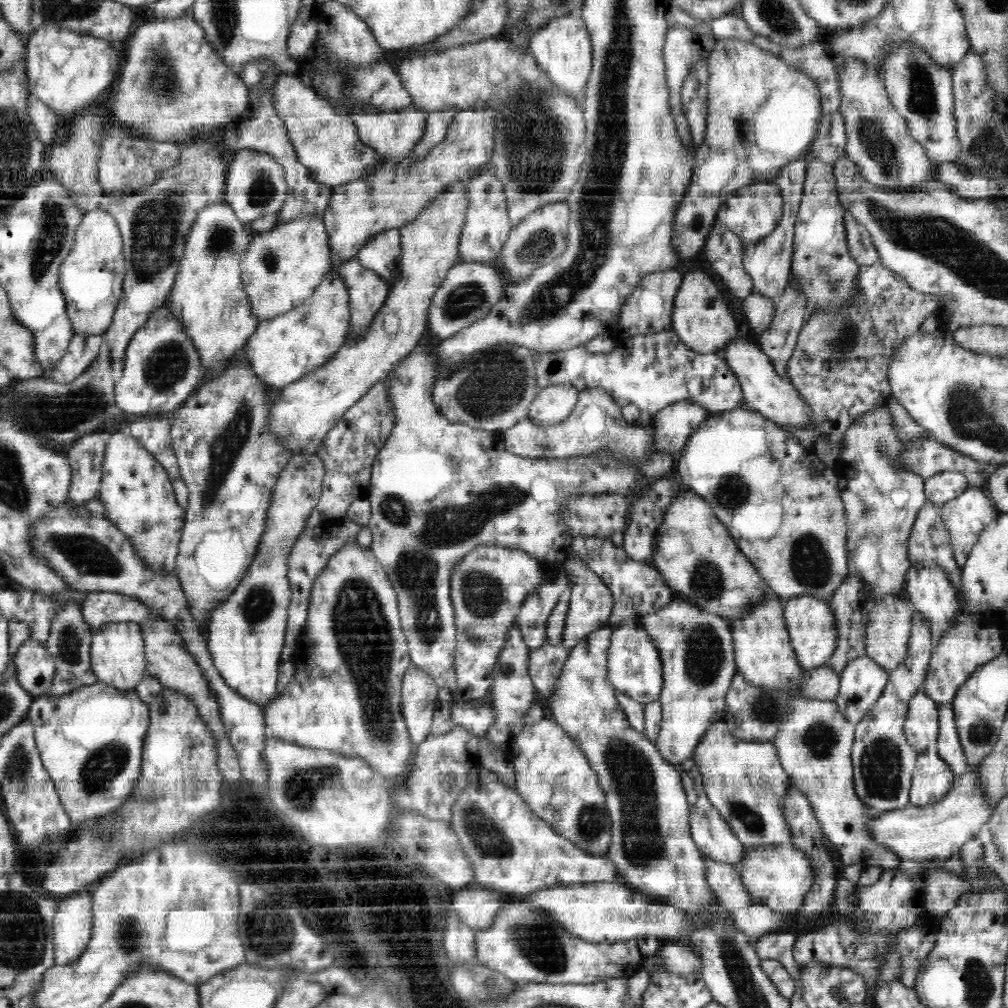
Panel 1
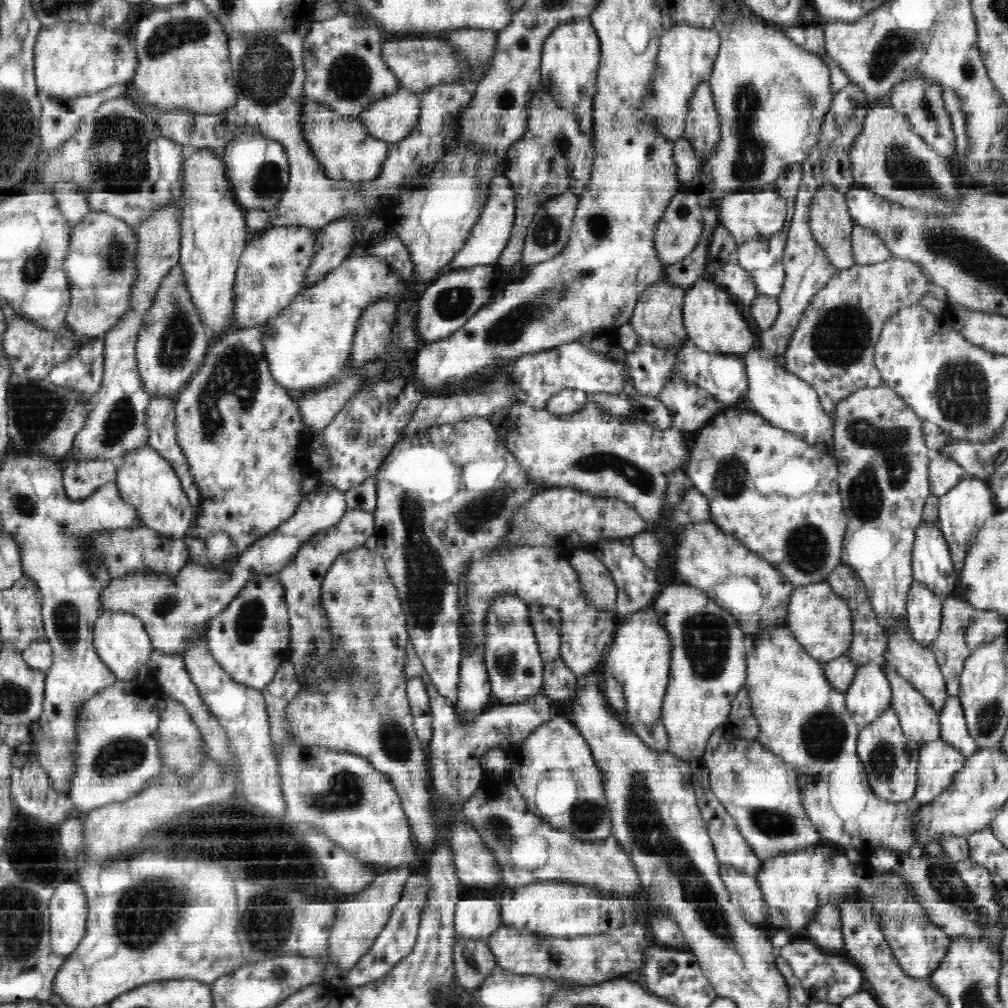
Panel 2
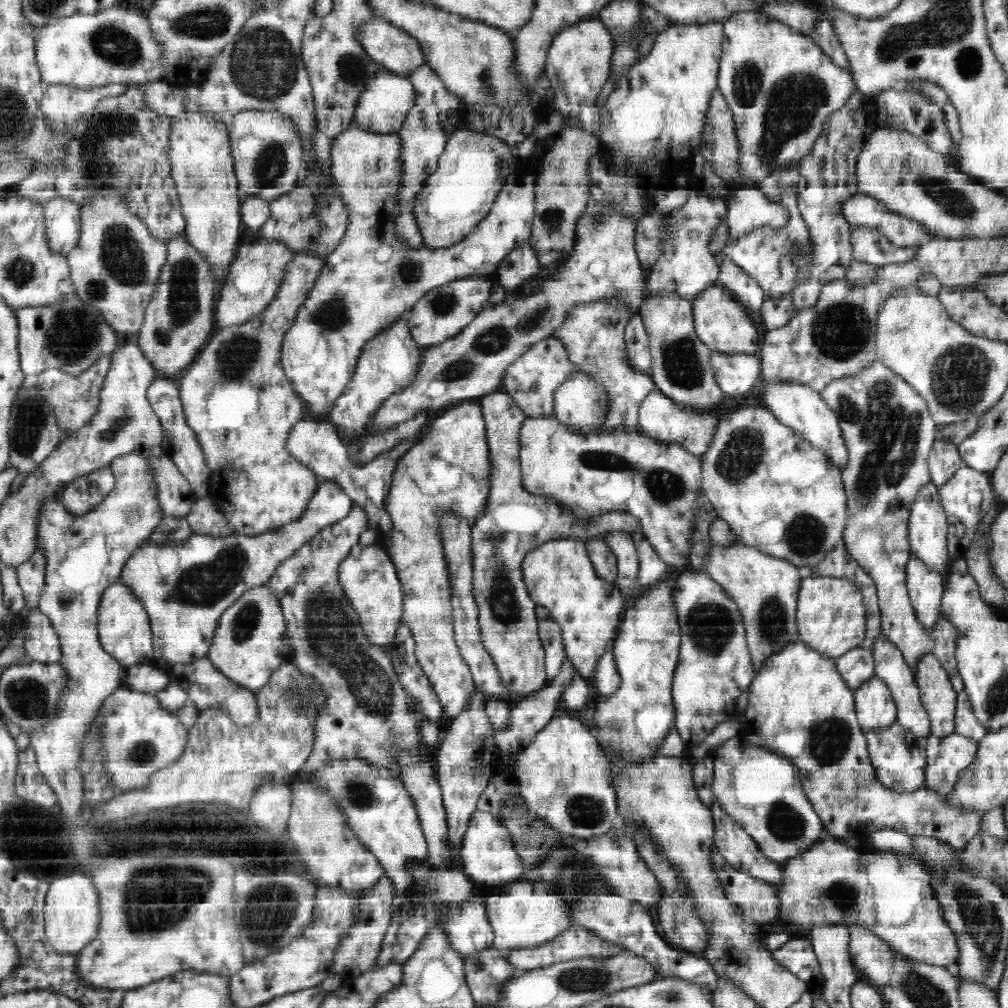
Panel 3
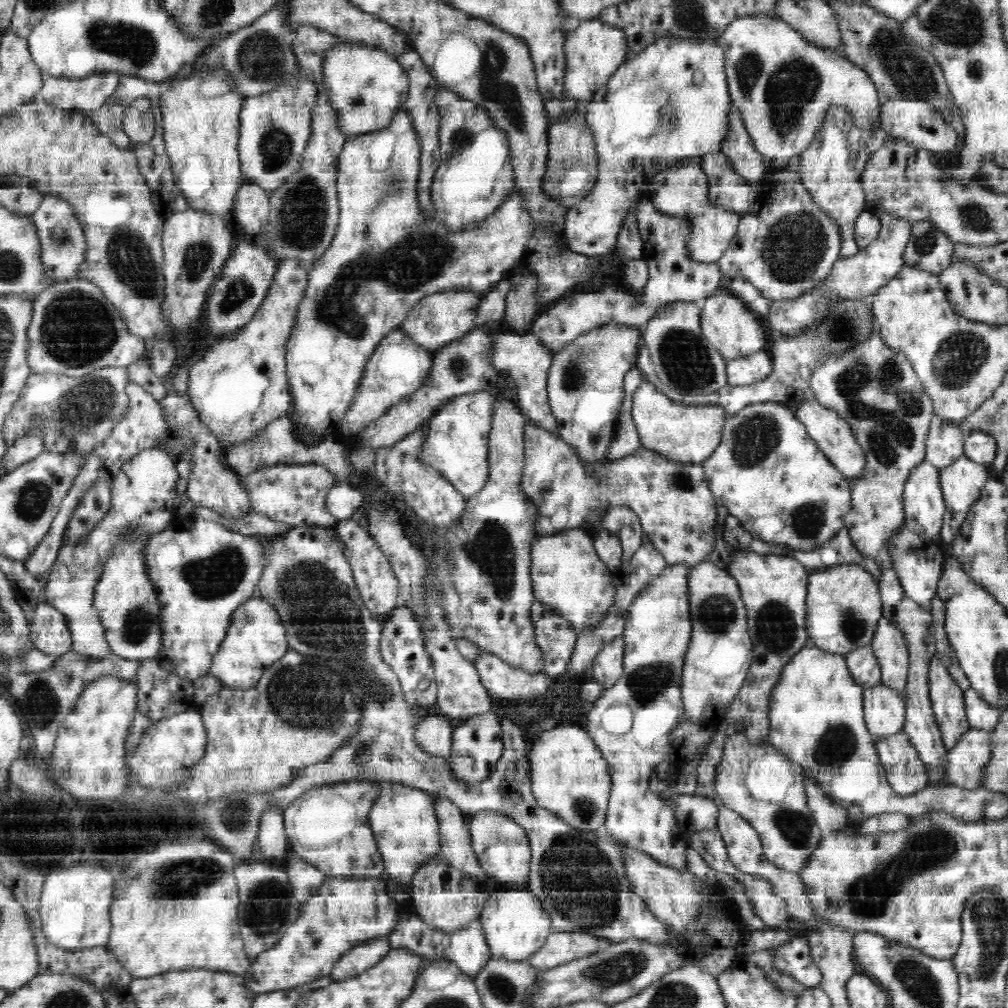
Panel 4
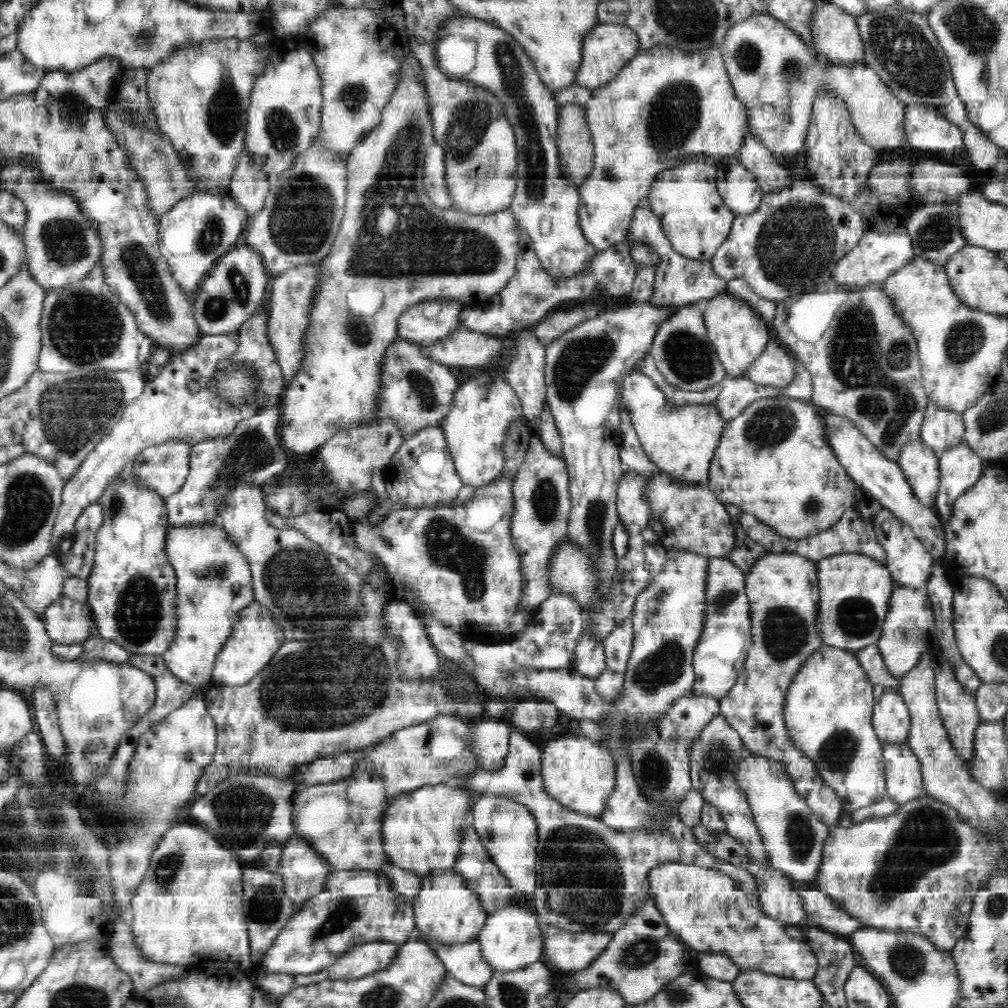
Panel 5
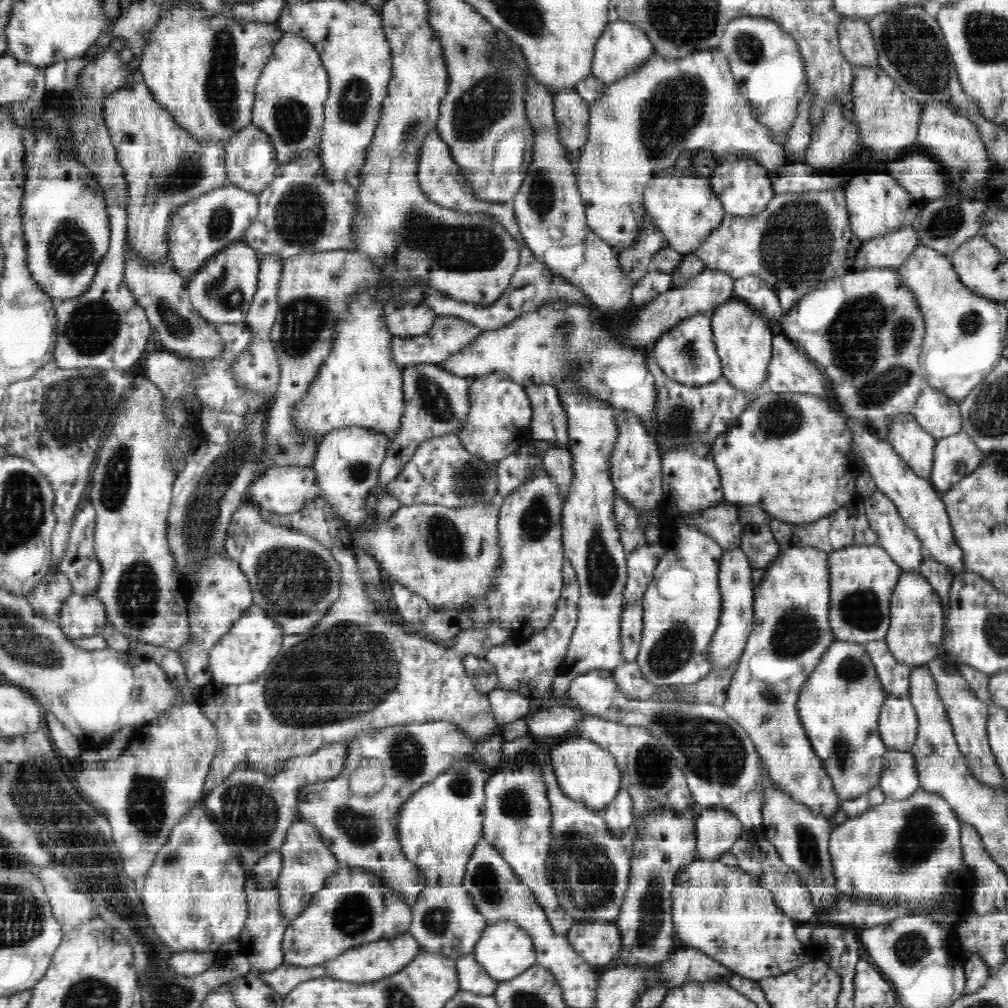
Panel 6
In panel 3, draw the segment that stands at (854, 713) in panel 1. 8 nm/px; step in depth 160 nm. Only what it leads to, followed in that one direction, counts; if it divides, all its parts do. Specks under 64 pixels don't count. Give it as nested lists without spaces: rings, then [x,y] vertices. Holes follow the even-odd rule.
[[[874,674],[855,691],[855,711],[865,731],[890,728],[897,720],[895,701],[888,685]]]

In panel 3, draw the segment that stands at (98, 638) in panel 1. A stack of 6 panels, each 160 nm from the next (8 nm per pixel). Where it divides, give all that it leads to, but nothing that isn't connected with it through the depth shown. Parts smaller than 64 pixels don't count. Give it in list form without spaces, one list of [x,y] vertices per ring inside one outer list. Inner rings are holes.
[[[119,580],[110,584],[101,596],[97,625],[103,649],[111,653],[123,667],[145,664],[153,657],[153,634],[147,609],[143,601],[136,598]]]

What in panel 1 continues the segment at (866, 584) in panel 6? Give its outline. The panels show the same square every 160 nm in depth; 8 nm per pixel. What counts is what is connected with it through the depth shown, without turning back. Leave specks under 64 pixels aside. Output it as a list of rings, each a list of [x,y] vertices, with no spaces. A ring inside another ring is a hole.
[[[798,596],[783,601],[783,615],[787,631],[791,637],[792,648],[795,649],[796,660],[803,670],[809,671],[826,664],[838,644],[838,624],[835,613],[831,611],[828,600],[820,600],[816,596]]]

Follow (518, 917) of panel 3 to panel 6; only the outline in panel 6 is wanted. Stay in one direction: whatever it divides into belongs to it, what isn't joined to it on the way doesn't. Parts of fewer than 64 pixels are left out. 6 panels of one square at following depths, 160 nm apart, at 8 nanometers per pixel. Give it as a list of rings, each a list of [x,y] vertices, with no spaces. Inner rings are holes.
[[[498,922],[487,926],[476,943],[474,956],[478,964],[498,982],[508,982],[536,965],[536,947],[522,927],[512,922]]]

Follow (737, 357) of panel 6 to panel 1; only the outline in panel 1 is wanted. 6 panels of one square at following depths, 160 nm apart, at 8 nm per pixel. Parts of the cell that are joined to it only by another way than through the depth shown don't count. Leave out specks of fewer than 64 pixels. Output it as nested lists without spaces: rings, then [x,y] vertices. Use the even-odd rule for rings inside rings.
[[[692,271],[683,276],[683,283],[675,296],[675,311],[672,312],[672,331],[688,348],[700,354],[721,354],[732,338],[738,334],[736,322],[728,310],[728,303],[722,296],[713,277],[702,271]]]

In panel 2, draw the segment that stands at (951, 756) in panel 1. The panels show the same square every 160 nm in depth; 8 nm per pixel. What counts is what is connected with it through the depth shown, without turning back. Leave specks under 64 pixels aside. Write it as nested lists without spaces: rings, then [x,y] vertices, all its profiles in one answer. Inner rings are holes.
[[[948,697],[942,711],[939,712],[939,725],[941,732],[939,738],[948,744],[955,746],[968,758],[977,751],[976,741],[972,740],[972,734],[968,733],[963,705],[959,697]]]

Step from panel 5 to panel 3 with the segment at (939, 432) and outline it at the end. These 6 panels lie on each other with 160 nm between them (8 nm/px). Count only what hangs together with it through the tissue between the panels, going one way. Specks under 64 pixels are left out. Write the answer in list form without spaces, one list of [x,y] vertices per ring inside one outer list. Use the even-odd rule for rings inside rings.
[[[937,434],[928,456],[930,481],[940,488],[942,484],[946,484],[956,474],[958,468],[965,465],[957,445],[945,440],[939,440],[939,434]]]

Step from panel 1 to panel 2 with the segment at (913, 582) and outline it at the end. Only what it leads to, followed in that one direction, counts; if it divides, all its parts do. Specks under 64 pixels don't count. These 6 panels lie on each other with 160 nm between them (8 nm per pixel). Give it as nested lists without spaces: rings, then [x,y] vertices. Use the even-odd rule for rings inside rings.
[[[922,519],[918,524],[916,540],[912,548],[912,570],[916,582],[929,588],[934,594],[941,596],[944,602],[951,598],[956,582],[958,582],[958,572],[954,568],[947,540],[940,531],[940,526],[935,521]]]

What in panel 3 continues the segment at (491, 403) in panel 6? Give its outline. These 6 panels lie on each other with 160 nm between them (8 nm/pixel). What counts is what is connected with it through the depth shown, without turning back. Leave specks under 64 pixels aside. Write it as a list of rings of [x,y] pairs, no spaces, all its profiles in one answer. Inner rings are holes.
[[[465,401],[430,419],[428,429],[421,435],[419,442],[398,459],[385,500],[385,509],[390,515],[392,524],[389,540],[385,539],[385,546],[389,559],[395,564],[404,593],[401,622],[413,634],[419,665],[438,695],[445,717],[453,719],[470,706],[471,696],[475,694],[476,686],[473,674],[456,644],[452,593],[447,576],[448,563],[445,562],[440,536],[440,512],[451,509],[451,512],[456,512],[459,516],[470,520],[470,518],[478,518],[488,504],[492,461],[490,461],[486,425],[480,405],[479,402]]]

